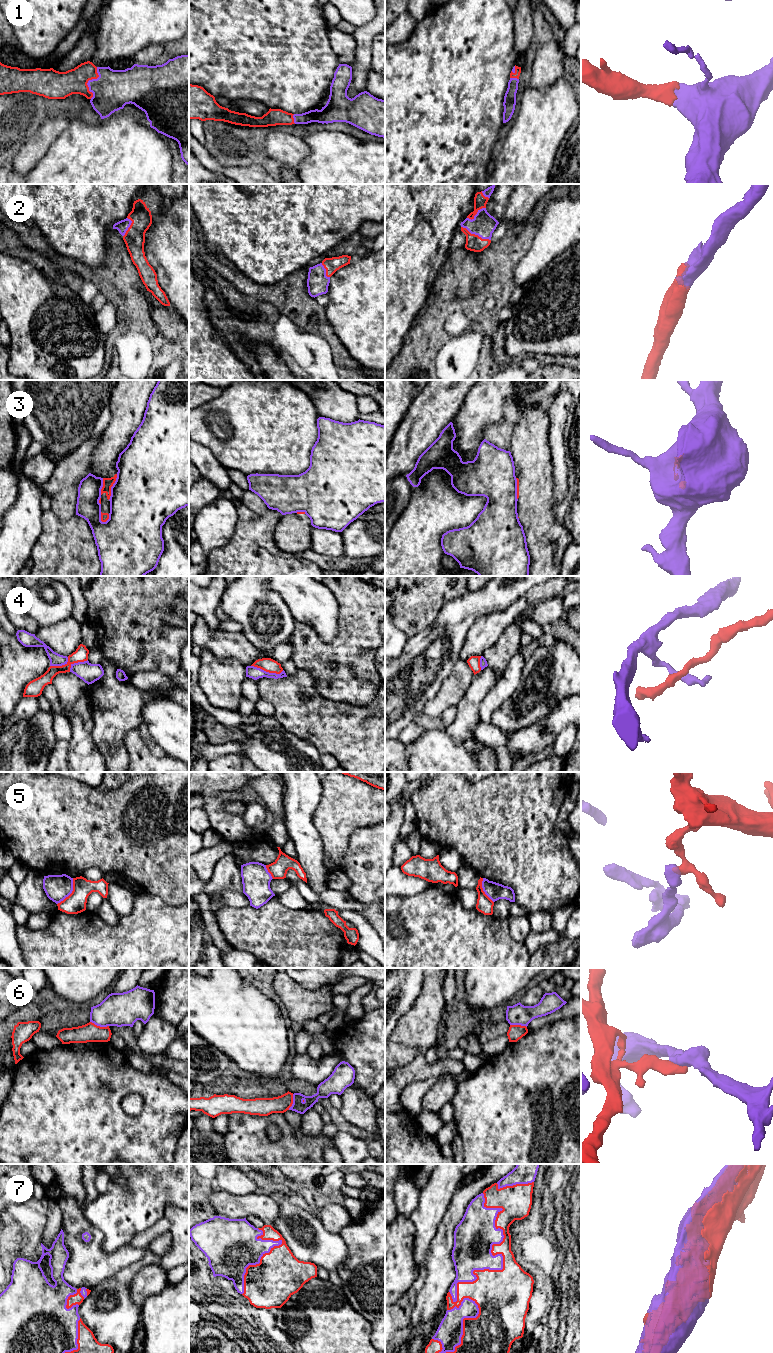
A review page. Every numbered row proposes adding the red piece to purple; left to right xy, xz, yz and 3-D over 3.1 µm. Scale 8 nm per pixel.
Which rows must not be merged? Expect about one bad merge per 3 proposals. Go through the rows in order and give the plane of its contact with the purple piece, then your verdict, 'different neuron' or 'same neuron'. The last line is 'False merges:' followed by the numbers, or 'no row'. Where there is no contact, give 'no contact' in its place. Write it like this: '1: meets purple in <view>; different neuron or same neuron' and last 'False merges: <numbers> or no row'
1: meets purple in xy; same neuron
2: meets purple in yz; same neuron
3: meets purple in xy; different neuron
4: meets purple in xz; different neuron
5: meets purple in xy; different neuron
6: meets purple in xy; different neuron
7: meets purple in yz; same neuron
False merges: 3, 4, 5, 6

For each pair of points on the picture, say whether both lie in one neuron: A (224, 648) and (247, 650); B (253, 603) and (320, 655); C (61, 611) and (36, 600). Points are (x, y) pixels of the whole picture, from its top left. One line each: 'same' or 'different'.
A: same
B: different
C: same

